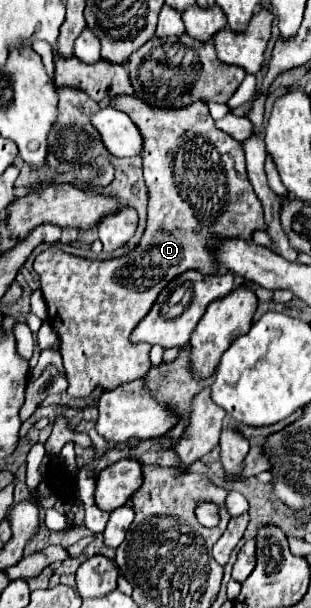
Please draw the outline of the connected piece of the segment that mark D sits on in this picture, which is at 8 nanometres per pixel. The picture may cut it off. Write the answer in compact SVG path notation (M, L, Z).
M120 96L118 100L112 100L110 106L128 114L144 140L144 182L150 194L144 236L132 252L112 260L86 260L70 256L60 248L48 248L34 260L34 270L40 276L40 290L48 306L48 322L60 338L60 354L64 358L64 370L70 382L68 394L74 398L86 398L98 386L102 390L114 390L120 384L144 378L152 366L148 350L134 350L130 334L142 316L150 312L162 288L166 288L170 280L186 270L198 270L200 274L208 276L218 274L218 262L212 252L214 242L230 238L250 240L256 230L268 230L262 204L254 196L246 176L242 144L214 128L214 120L206 104L194 102L186 108L154 108L136 96Z

